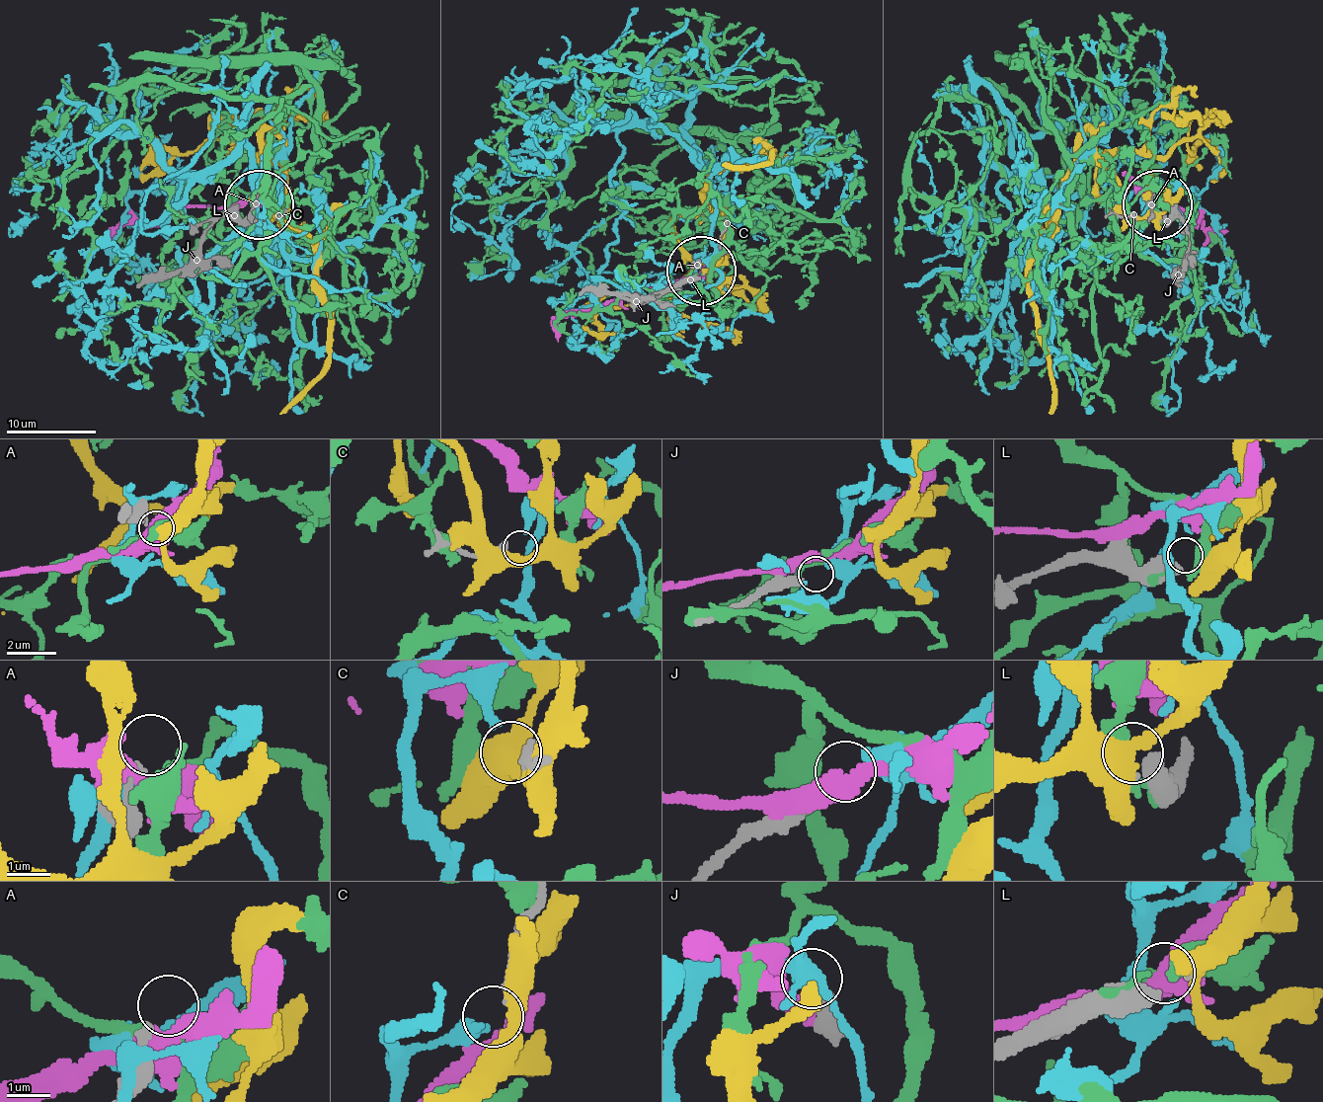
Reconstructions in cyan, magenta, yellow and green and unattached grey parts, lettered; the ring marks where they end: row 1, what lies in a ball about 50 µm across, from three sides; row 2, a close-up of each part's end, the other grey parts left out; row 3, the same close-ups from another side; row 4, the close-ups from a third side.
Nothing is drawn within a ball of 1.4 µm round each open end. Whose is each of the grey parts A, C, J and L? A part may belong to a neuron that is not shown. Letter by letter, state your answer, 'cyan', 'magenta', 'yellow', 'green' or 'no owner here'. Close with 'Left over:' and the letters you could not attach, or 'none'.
A: no owner here
C: cyan
J: no owner here
L: yellow
Left over: A, J

